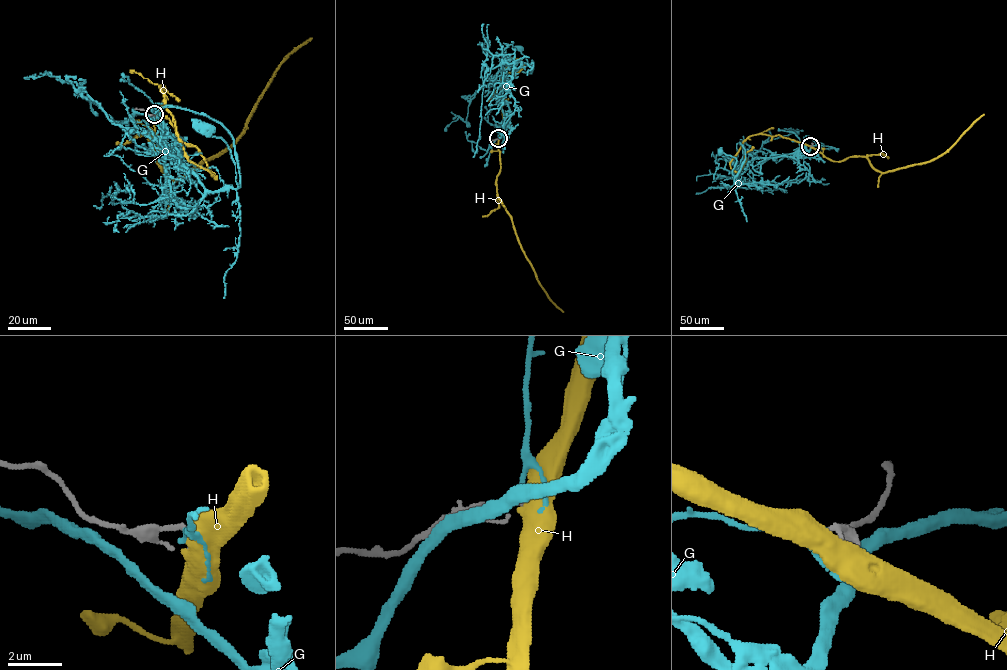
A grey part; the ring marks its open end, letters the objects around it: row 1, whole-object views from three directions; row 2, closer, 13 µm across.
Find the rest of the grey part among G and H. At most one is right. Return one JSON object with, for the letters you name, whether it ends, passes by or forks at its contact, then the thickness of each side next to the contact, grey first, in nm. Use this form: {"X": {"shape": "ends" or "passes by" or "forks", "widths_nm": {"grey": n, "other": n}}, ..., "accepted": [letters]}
{"G": {"shape": "ends", "widths_nm": {"grey": 200, "other": 190}}, "accepted": ["G"]}

